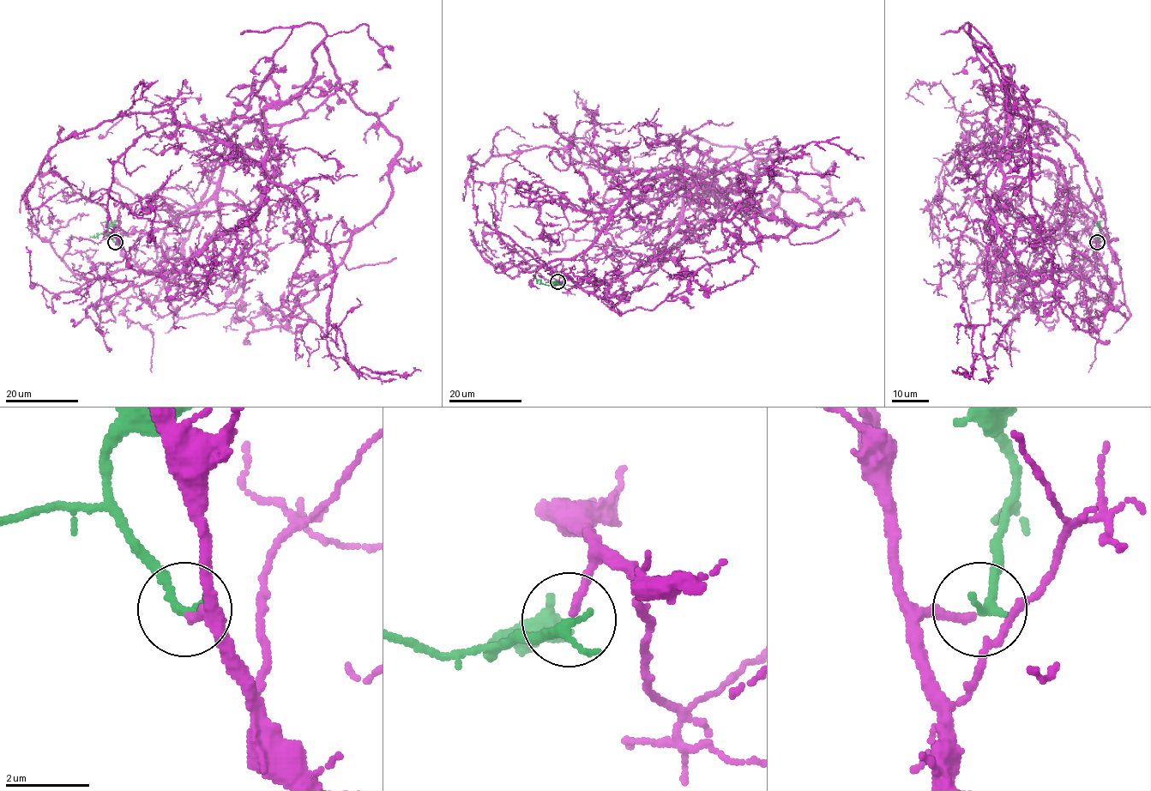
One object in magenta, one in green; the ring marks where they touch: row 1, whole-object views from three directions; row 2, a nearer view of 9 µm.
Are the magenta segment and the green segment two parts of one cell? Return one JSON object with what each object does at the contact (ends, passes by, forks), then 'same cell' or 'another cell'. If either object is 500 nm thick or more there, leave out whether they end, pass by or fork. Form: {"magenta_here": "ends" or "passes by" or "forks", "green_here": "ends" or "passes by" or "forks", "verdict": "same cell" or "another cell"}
{"magenta_here": "ends", "green_here": "ends", "verdict": "same cell"}

